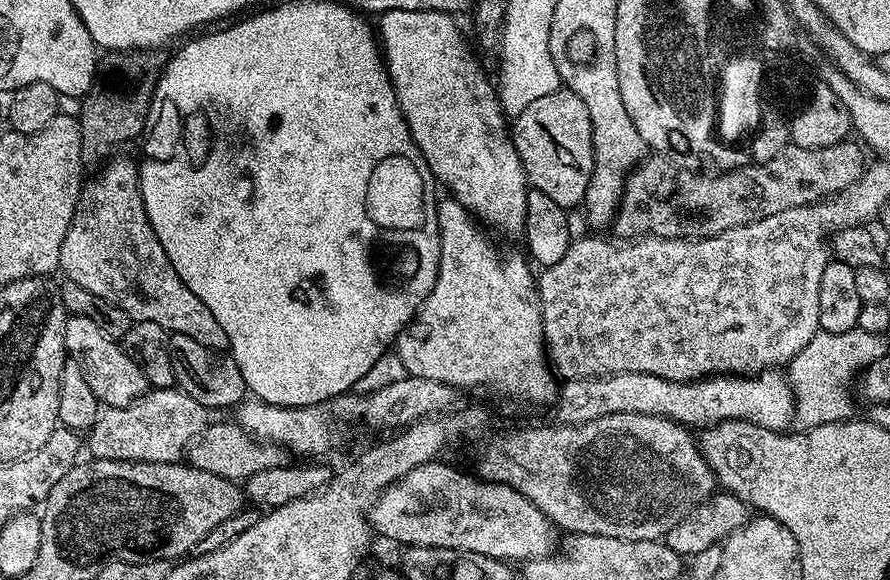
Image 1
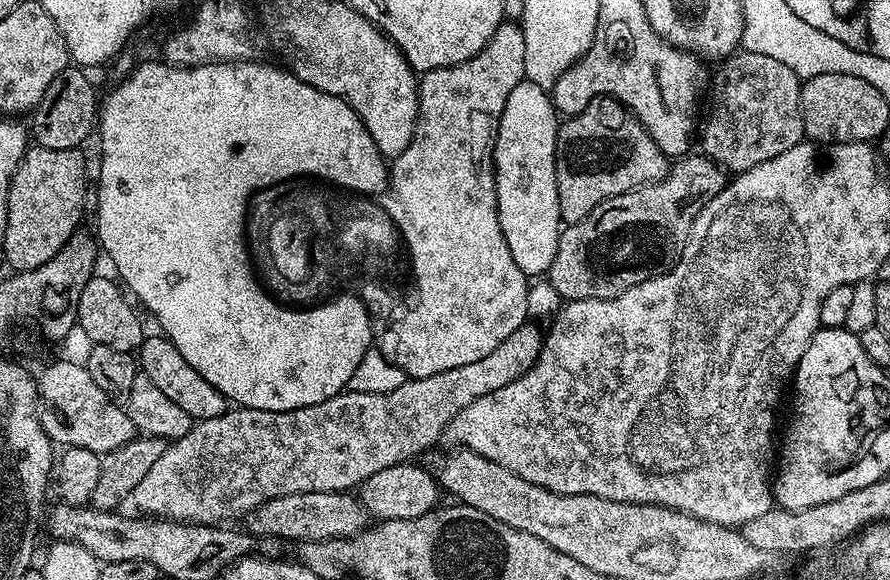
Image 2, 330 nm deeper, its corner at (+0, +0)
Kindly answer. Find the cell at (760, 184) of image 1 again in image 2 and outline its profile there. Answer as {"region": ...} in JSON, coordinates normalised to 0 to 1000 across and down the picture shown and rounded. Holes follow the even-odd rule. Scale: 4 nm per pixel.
{"region":[[[774,266],[756,281],[745,310],[713,324],[703,334],[694,334],[690,341],[681,341],[681,348],[667,355],[667,362],[663,362],[658,376],[637,388],[630,398],[622,452],[613,471],[615,488],[634,521],[658,514],[684,517],[698,510],[703,500],[708,500],[708,493],[717,493],[736,476],[743,476],[745,469],[754,469],[756,455],[769,434],[784,369],[813,326],[815,316],[815,291],[790,266]]]}

